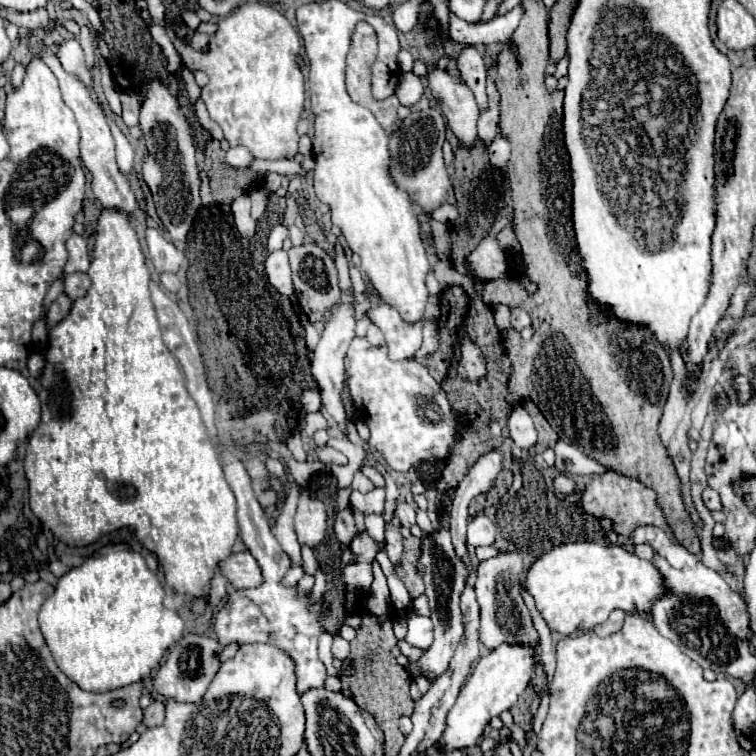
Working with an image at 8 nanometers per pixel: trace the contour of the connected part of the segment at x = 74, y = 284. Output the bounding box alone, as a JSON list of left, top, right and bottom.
[64,273,92,301]

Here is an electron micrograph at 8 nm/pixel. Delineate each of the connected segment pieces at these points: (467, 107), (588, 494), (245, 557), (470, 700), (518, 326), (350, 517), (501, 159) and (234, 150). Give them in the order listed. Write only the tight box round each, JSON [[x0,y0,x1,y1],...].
[[428,69,480,149],[580,471,668,535],[220,551,262,589],[438,645,536,753],[512,309,530,331],[334,507,356,563],[488,137,510,169],[226,147,252,167]]

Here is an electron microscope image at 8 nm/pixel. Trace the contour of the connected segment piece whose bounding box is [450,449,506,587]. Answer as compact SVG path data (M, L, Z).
M492 449L486 455L482 455L474 463L474 467L470 469L470 473L458 485L456 497L452 501L452 509L450 509L450 535L452 535L452 545L454 545L456 555L468 567L466 585L470 585L470 587L474 587L474 583L476 583L476 565L468 557L468 549L466 549L466 525L468 525L466 515L468 515L468 505L470 505L470 501L476 495L488 493L494 487L496 477L504 469L504 459L506 457L504 457L504 453L500 449Z

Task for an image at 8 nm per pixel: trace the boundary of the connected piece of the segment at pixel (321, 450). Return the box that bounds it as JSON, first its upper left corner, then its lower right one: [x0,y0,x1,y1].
[314,447,346,465]

